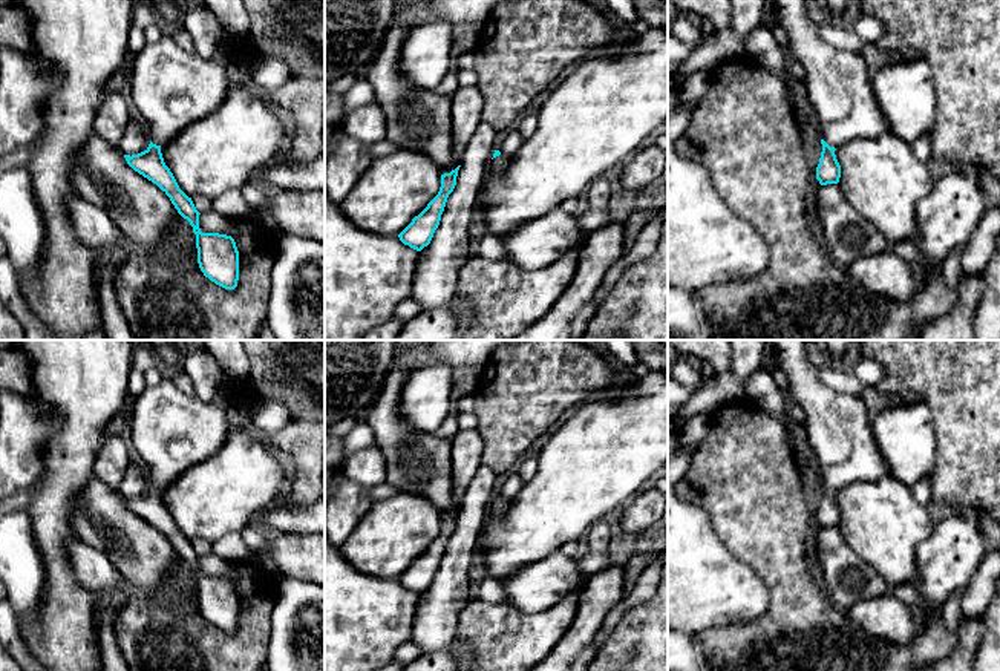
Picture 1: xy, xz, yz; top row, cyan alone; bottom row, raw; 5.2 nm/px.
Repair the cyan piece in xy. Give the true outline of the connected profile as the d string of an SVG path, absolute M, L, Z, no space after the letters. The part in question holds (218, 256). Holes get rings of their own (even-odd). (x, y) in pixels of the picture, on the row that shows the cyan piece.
M165 28L158 41L147 43L132 57L130 84L133 104L149 129L150 144L138 155L124 155L127 164L156 184L170 198L178 213L190 222L196 234L198 263L204 276L225 290L234 290L239 280L239 251L234 239L227 234L201 231L201 213L191 198L179 188L161 153L161 147L182 129L219 109L230 92L227 67L185 52Z

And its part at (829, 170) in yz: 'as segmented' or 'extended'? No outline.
extended

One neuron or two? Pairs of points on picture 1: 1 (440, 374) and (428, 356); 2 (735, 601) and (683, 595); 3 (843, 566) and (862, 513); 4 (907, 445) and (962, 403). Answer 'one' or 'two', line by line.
1: two
2: one
3: two
4: two

